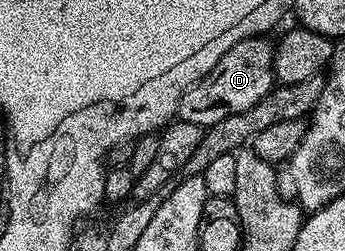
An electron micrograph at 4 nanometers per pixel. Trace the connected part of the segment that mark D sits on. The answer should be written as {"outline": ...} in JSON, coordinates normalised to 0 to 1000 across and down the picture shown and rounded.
{"outline":[[[730,143],[704,167],[681,167],[635,247],[565,343],[554,343],[519,390],[513,462],[522,474],[571,494],[586,518],[623,486],[646,486],[646,470],[670,470],[670,454],[704,454],[704,438],[728,438],[751,390],[762,390],[797,343],[791,291],[794,179],[777,175],[768,143]]]}

